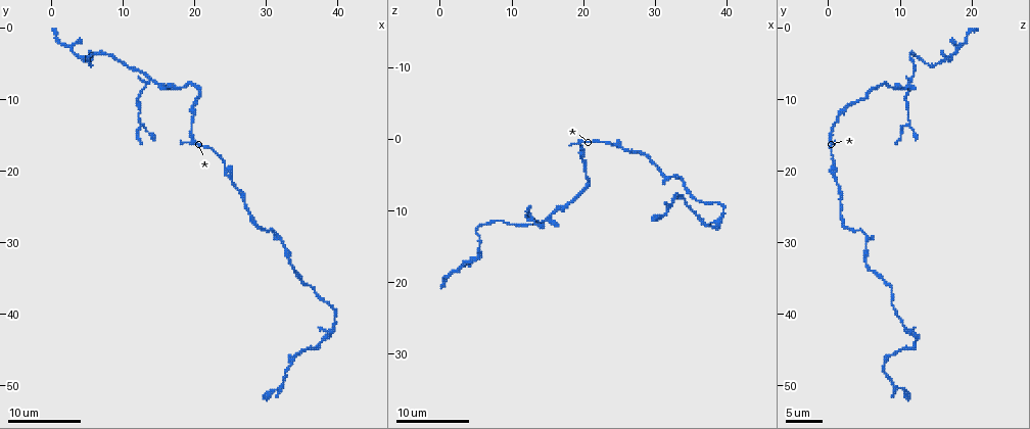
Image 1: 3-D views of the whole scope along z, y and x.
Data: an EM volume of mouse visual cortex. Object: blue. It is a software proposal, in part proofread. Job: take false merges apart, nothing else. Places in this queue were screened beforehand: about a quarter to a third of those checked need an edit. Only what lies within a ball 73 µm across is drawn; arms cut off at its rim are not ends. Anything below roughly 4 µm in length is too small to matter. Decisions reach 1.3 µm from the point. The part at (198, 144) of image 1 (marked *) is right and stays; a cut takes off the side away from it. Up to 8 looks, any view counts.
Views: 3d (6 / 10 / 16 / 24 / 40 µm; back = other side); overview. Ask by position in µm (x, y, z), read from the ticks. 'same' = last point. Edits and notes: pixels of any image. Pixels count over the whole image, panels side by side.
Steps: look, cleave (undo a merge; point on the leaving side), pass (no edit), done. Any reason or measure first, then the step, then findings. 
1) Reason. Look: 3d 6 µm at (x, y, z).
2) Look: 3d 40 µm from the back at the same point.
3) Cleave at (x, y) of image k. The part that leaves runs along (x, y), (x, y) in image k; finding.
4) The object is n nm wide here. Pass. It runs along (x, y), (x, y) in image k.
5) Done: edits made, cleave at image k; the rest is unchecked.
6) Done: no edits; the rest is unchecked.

Calibre changes. Look: 3d 10 µm at (18.0, 8.5, 9.0).

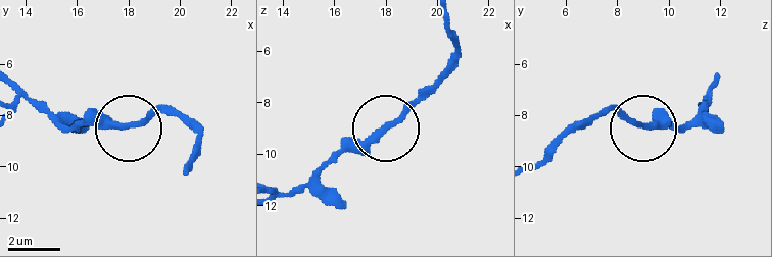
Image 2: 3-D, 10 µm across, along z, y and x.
Pass. It runs along (446, 18), (446, 71), (393, 123), (347, 139), (317, 167) in image 2; continuous, no second neuron.

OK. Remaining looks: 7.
Look: 3d 16 µm at (13.5, 7.5, 11.5).

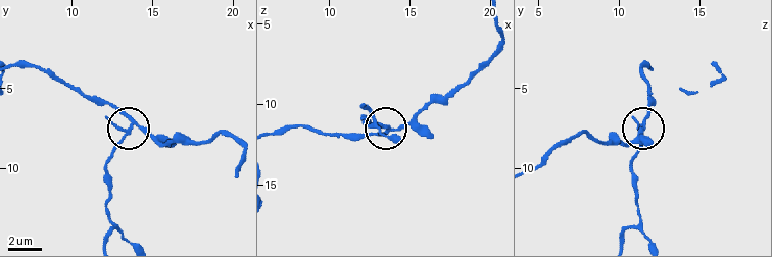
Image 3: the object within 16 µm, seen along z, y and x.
4 arms meet here. Cleave at (117, 144) of image 3. A second neuron is stuck on.

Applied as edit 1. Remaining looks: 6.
Sudden change in width. Look: 3d 10 µm at (34.0, 34.0, 6.0).

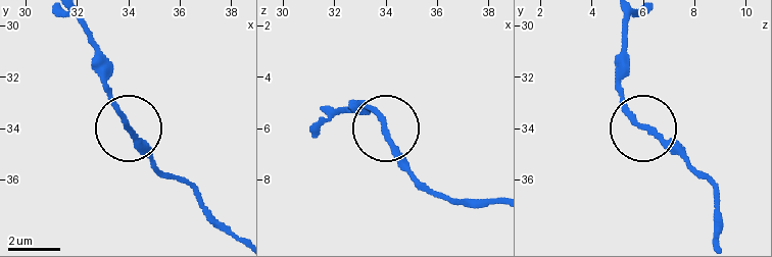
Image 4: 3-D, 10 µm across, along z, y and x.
Pass. It runs along (78, 20), (108, 100), (133, 139), (170, 176) in image 4; one neuron here.

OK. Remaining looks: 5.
Calibre changes. Look: 3d 10 µm at (34.5, 45.5, 9.0).

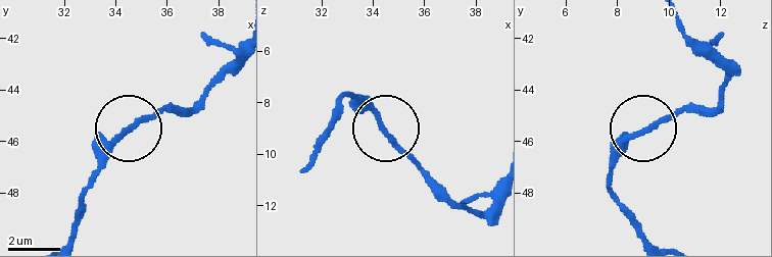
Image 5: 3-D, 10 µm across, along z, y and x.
Look: 3d 10 µm from the back at (34.5, 45.5, 9.2).

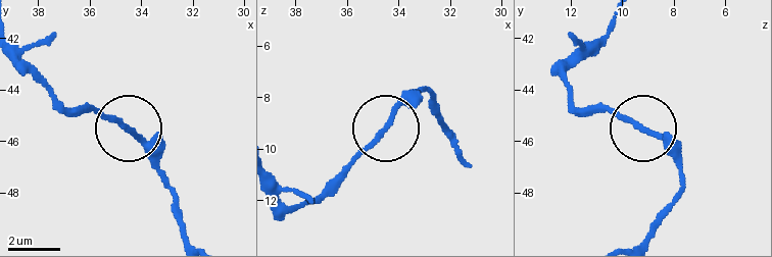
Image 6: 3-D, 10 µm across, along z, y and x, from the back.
Cleave at (135, 132) of image 6. The part that leaves runs along (112, 120), (152, 159), (189, 239) in image 6; two neurons meet here.

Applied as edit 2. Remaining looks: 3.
Done: edits made, cleave at image 3, cleave at image 6; the rest is unchecked.

